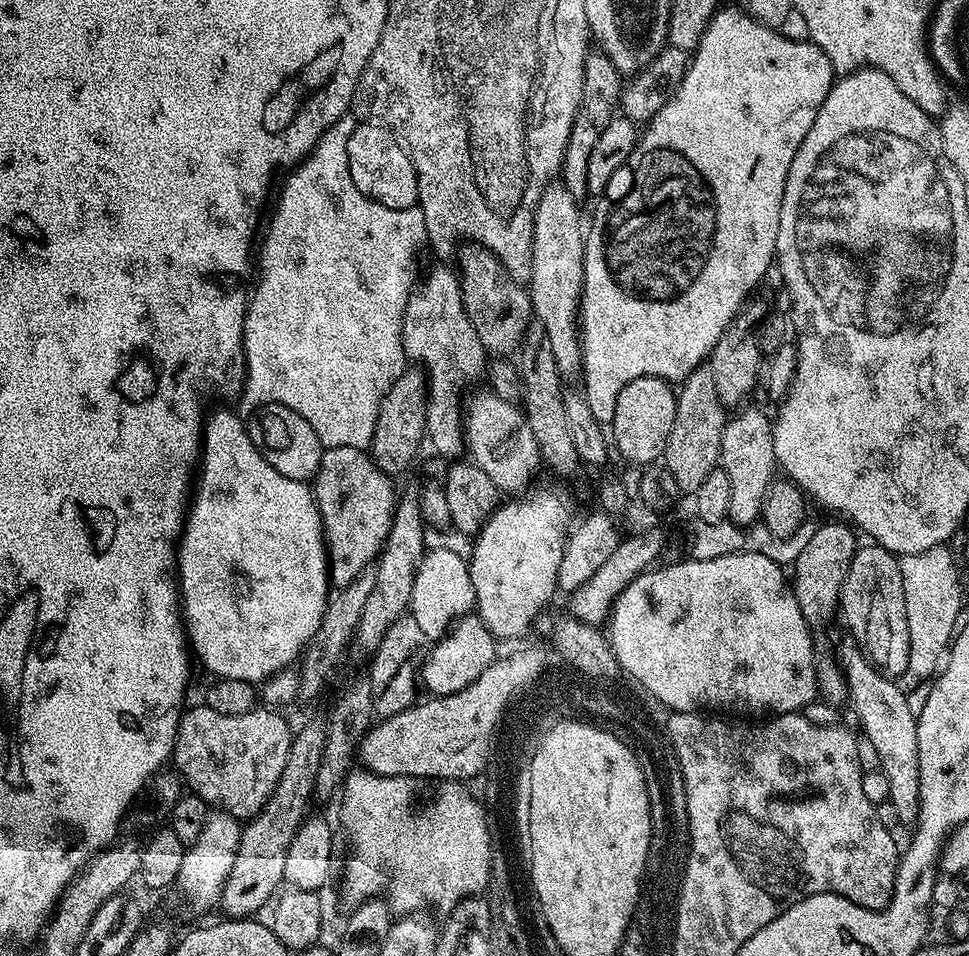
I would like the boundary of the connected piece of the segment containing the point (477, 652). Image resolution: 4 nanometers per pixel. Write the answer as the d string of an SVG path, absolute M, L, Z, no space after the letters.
M479 615L461 616L447 634L431 645L422 669L423 687L425 684L432 696L449 696L458 690L466 690L466 686L470 686L470 682L497 659L496 644L497 637L480 621Z

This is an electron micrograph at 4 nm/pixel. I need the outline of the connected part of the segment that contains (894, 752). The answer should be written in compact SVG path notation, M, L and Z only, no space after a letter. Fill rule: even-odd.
M845 638L834 653L840 673L848 687L847 703L852 703L860 719L859 731L874 745L880 763L878 771L886 774L890 785L887 801L895 805L901 825L912 826L918 820L920 809L920 775L918 774L917 713L910 710L908 692L895 679L883 676L868 660L867 654L851 638ZM898 684L898 685L896 685Z

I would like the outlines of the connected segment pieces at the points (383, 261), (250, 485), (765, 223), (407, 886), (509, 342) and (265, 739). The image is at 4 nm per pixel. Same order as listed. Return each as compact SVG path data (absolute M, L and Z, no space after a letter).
M349 114L338 118L322 134L322 138L316 143L316 148L310 156L301 160L295 168L291 169L288 181L280 192L280 201L276 204L276 213L268 224L268 233L264 236L264 245L258 248L258 279L254 284L248 302L248 313L244 319L244 366L246 375L244 387L238 397L238 403L247 410L255 410L262 404L281 404L290 406L290 410L298 410L306 422L310 422L314 434L325 448L337 448L338 446L350 446L351 448L367 449L374 438L374 426L378 422L378 414L382 406L382 400L394 386L394 382L404 372L406 357L404 355L404 338L402 328L406 306L414 289L418 284L418 272L416 276L416 255L420 247L425 247L428 239L426 230L426 218L419 206L410 209L391 209L380 205L366 194L362 194L350 176L350 164L347 161L347 138L358 123L357 117Z
M216 412L212 417L209 415L204 420L204 434L202 437L202 455L198 465L198 479L194 484L194 495L190 500L190 507L187 517L184 521L184 534L180 538L178 545L178 555L176 558L176 571L178 573L178 600L182 605L182 623L191 651L200 659L200 664L208 672L213 672L213 677L222 680L246 680L249 682L263 682L271 678L275 672L283 672L293 667L292 663L301 659L302 653L308 647L308 643L316 637L316 631L320 629L320 624L324 621L324 611L328 609L330 599L330 573L328 571L328 549L324 547L324 527L320 521L320 511L316 505L316 497L313 489L309 487L303 480L295 480L294 478L286 478L286 474L278 474L278 470L274 470L274 466L270 466L270 462L266 462L266 458L262 458L260 451L254 446L254 442L250 438L248 429L243 419L239 420L232 412Z
M724 6L712 13L708 29L700 35L700 43L696 45L694 55L688 61L688 69L684 72L684 77L680 80L680 85L668 97L668 101L662 106L662 110L655 112L652 119L647 121L645 128L648 129L645 132L643 129L639 133L638 143L633 148L628 161L622 166L618 166L618 170L614 170L610 182L604 188L599 199L597 199L601 200L596 204L596 213L592 216L592 225L587 225L586 228L584 238L584 289L580 295L580 319L578 321L580 326L580 349L584 352L584 363L582 365L584 385L582 385L582 391L584 393L584 401L590 406L590 414L599 424L602 426L611 425L614 418L614 406L618 402L618 394L622 394L622 386L628 384L634 378L653 376L654 378L662 378L669 382L682 382L694 369L701 367L711 357L718 338L722 338L722 334L728 329L730 322L740 313L740 309L745 307L746 301L749 299L747 296L759 286L760 279L768 272L768 267L773 267L776 258L778 222L780 221L780 211L782 210L782 198L786 190L786 178L790 174L790 162L794 162L794 154L798 154L798 146L802 146L802 138L806 138L806 134L810 134L810 126L814 126L814 118L818 118L818 110L822 110L822 102L826 102L826 94L830 94L833 83L834 73L830 58L826 58L826 54L817 44L813 44L808 40L794 42L782 35L779 30L767 28L766 25L759 24L751 14L744 10L739 12L736 8L727 8L727 6Z
M353 770L348 773L348 779L342 785L344 801L340 804L340 824L344 827L345 834L348 835L349 846L352 847L352 853L348 856L348 866L344 870L344 900L348 903L348 906L360 904L366 898L379 897L383 893L380 891L385 888L388 891L386 893L388 906L393 913L411 914L432 910L428 908L437 908L441 914L447 914L452 911L454 901L460 899L460 896L464 896L464 893L473 892L473 889L481 889L484 878L490 875L489 867L494 863L494 857L492 857L494 836L490 831L489 813L484 813L486 811L485 805L473 797L467 787L456 782L448 782L441 787L444 789L429 804L424 804L419 808L416 805L416 784L417 781L410 776L383 776L367 770Z
M464 242L459 245L458 256L459 252L462 302L474 330L478 330L478 338L482 338L484 351L496 358L511 357L523 344L528 326L534 320L529 289L513 280L490 249L475 242Z
M199 706L200 708L189 707L187 710L180 713L180 725L176 731L176 746L174 749L174 764L184 771L184 776L188 779L188 784L193 793L198 795L208 803L213 809L221 812L228 812L235 816L241 822L247 822L253 816L257 816L262 810L262 806L266 806L266 802L270 798L270 794L274 794L274 786L278 786L278 778L282 778L282 766L286 766L286 754L290 754L290 746L292 745L292 738L294 735L293 725L288 725L282 717L279 716L279 711L273 710L268 706L257 706L252 708L246 714L217 714L215 710L210 710L206 706Z

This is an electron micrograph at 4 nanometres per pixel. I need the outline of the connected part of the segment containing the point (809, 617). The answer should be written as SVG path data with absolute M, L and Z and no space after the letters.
M821 523L817 526L812 531L810 542L802 546L801 553L790 568L792 593L796 596L806 622L816 630L826 627L831 622L832 615L834 617L837 615L840 606L840 591L858 547L857 533L847 523L844 524Z

